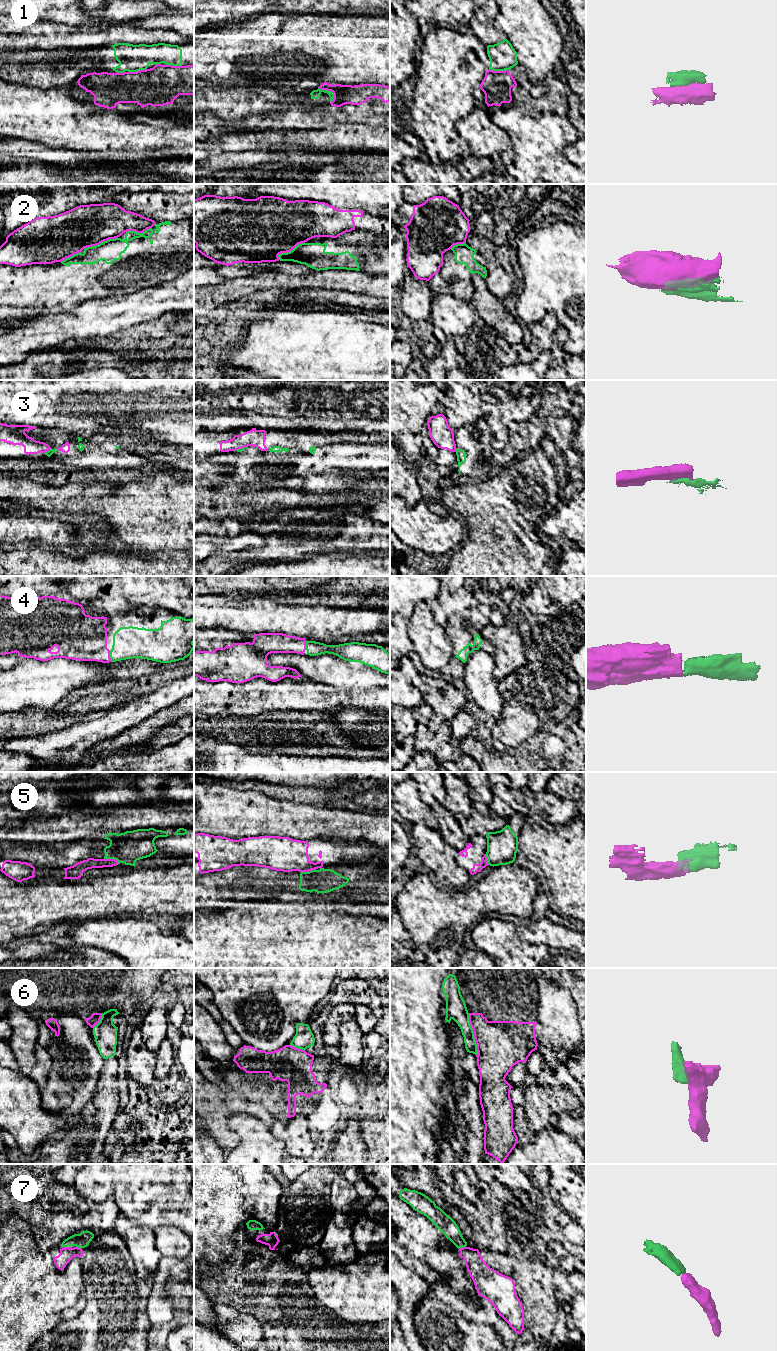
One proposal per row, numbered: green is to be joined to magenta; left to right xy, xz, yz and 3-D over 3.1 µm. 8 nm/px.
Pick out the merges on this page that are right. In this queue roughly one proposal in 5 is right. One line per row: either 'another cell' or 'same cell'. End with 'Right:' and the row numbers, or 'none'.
1: another cell
2: another cell
3: another cell
4: same cell
5: another cell
6: another cell
7: same cell
Right: 4, 7

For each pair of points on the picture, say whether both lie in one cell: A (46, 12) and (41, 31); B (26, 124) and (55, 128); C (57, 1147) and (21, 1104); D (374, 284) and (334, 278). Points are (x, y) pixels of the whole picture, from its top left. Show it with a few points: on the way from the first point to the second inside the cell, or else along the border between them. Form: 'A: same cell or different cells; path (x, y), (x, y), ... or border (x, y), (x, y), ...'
A: different cells; border (41, 20), (67, 24)
B: same cell; path (33, 124), (48, 124)
C: different cells; border (45, 1140), (40, 1147)
D: same cell; path (364, 284), (344, 280)

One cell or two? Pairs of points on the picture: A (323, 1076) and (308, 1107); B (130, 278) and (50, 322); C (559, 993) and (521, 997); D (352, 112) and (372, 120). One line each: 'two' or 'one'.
A: one
B: two
C: two
D: one

